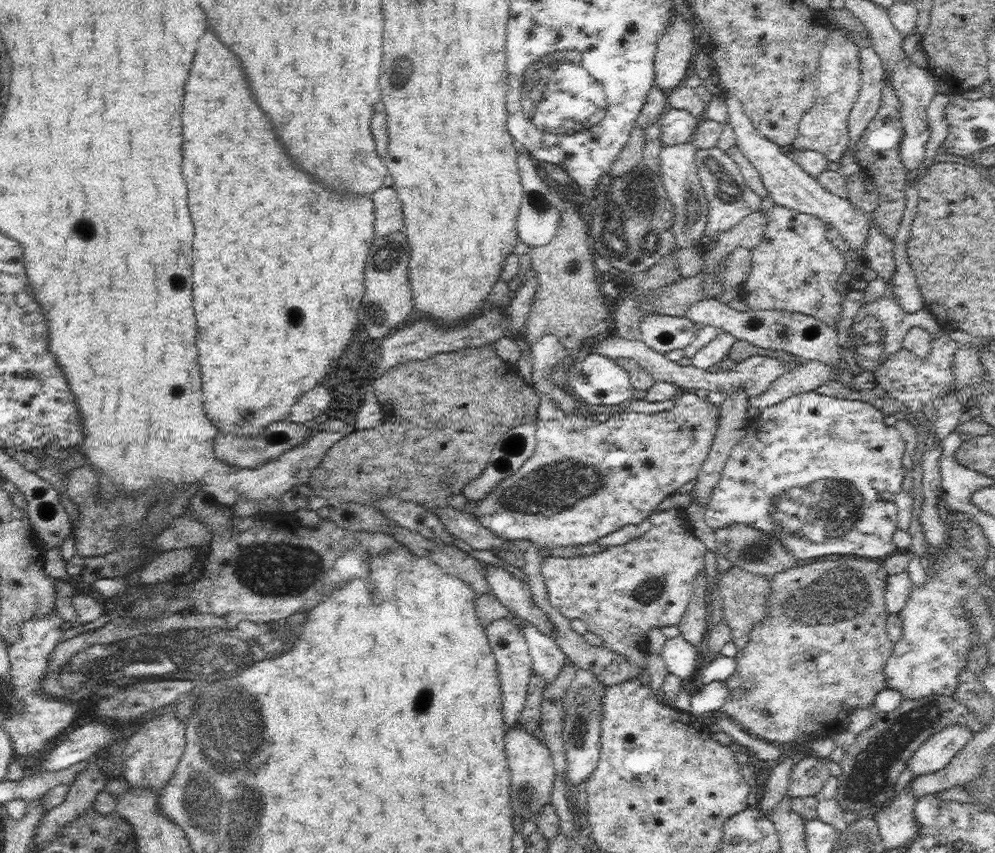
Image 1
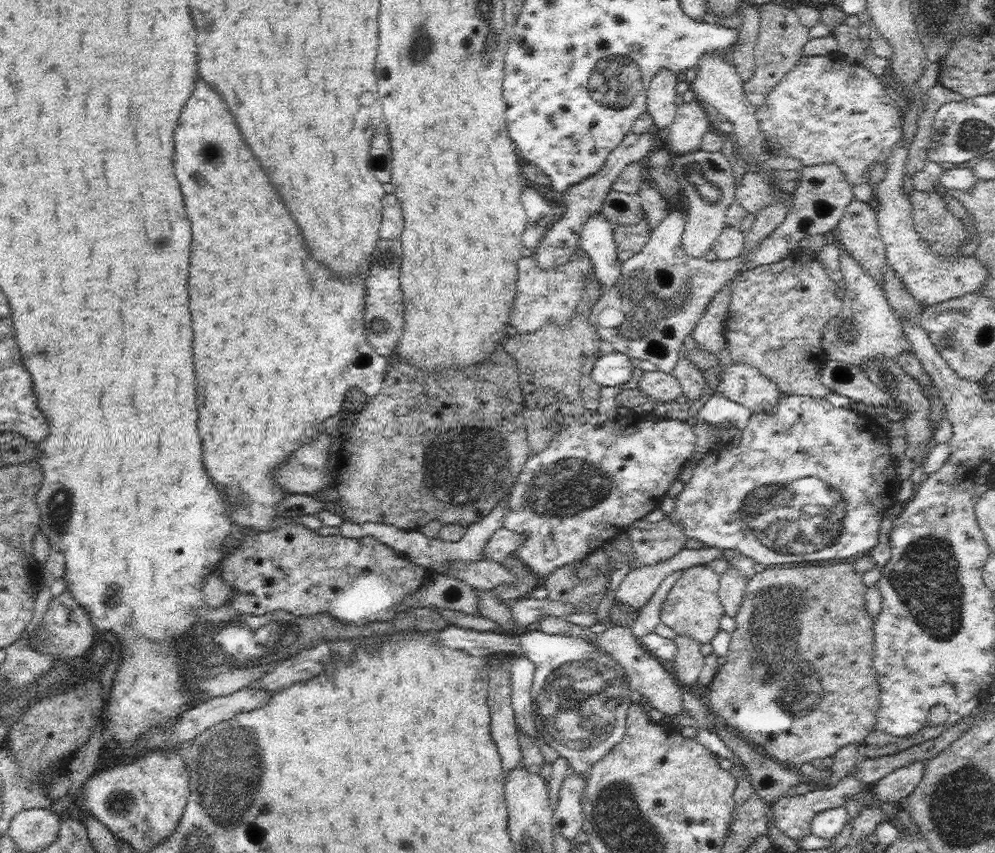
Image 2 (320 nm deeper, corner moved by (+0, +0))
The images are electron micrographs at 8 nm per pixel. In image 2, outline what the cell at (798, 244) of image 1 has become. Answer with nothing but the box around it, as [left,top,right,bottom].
[725,248,843,398]

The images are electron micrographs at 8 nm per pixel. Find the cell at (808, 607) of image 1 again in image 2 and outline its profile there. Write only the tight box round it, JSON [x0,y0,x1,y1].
[707,560,880,768]

